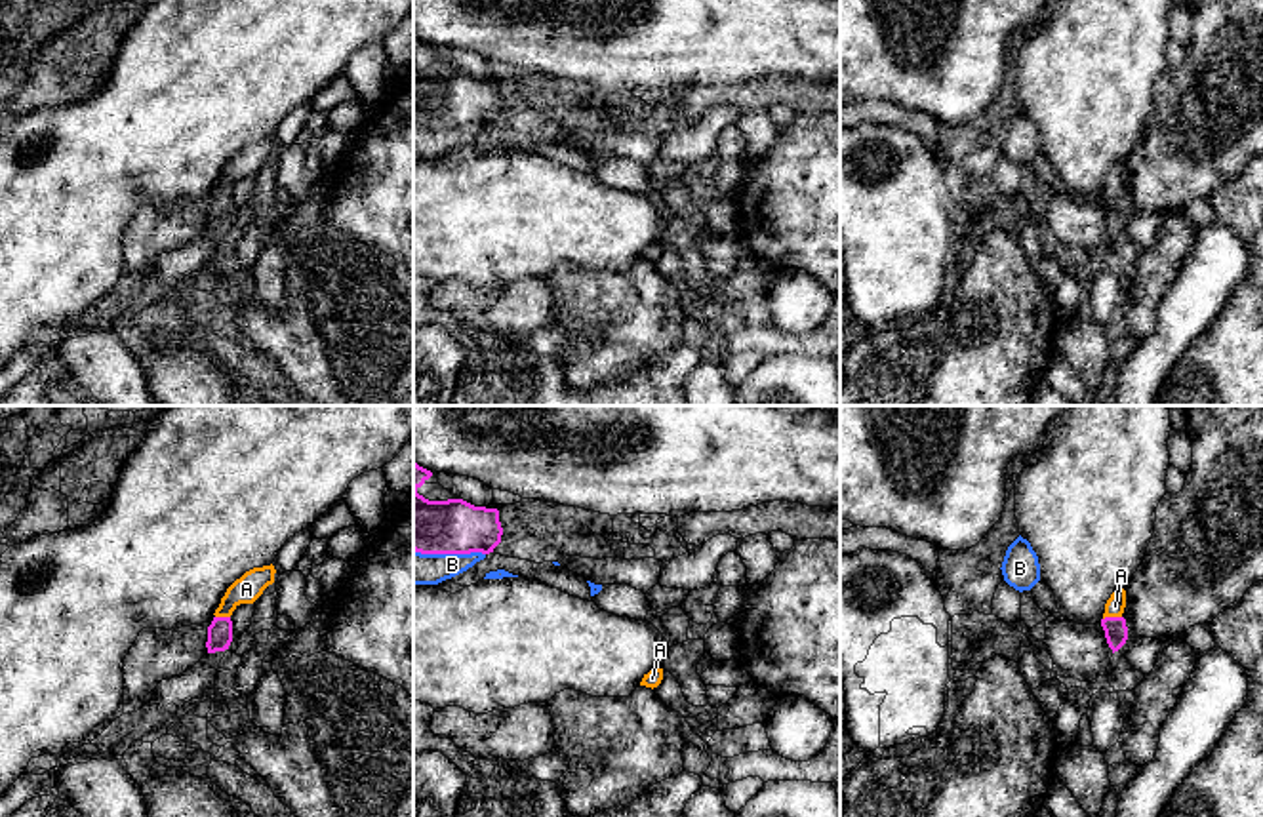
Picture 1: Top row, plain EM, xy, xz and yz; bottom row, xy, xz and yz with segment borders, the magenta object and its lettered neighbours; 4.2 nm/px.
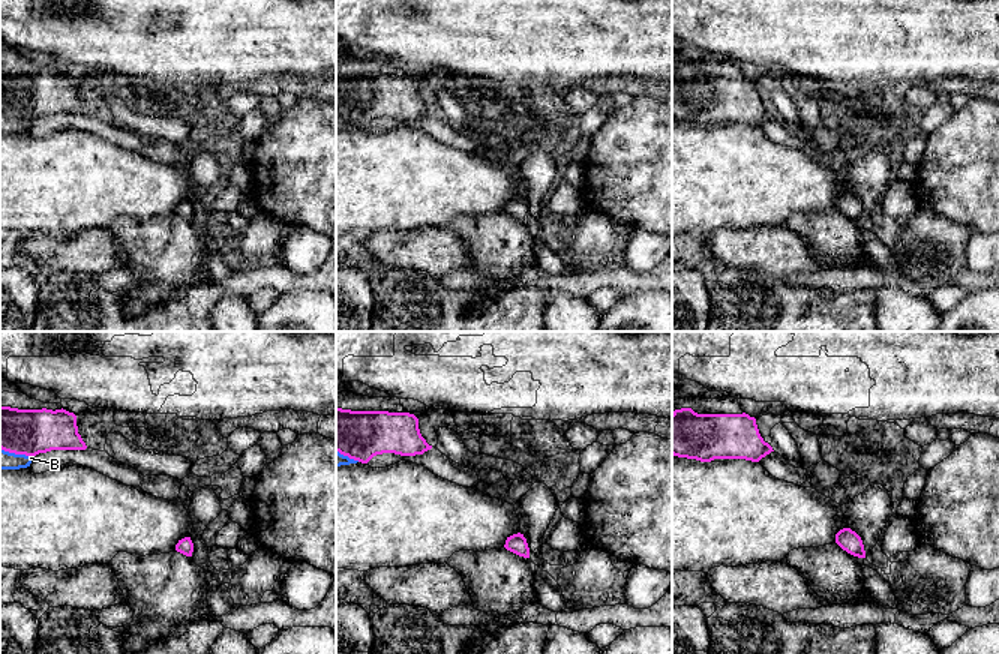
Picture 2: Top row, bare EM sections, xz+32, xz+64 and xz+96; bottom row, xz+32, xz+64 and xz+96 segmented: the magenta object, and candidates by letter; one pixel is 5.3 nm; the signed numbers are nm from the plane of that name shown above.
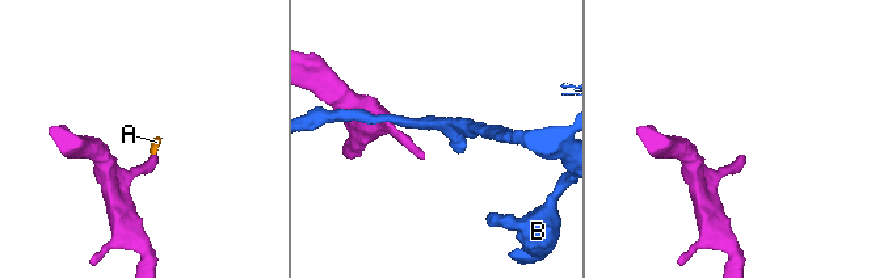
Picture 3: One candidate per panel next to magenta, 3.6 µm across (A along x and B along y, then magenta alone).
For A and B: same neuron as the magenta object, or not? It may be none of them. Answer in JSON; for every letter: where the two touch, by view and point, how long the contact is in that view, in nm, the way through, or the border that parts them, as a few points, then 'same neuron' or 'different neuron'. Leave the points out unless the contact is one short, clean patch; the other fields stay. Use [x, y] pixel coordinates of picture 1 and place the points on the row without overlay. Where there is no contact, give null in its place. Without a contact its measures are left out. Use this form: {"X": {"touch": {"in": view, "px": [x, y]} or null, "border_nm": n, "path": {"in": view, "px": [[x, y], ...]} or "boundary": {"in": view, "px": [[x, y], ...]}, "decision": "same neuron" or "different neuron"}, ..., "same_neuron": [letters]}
{"A": {"touch": {"in": "yz", "px": [1111, 191]}, "border_nm": 80, "decision": "same neuron"}, "B": {"touch": {"in": "xz", "px": [450, 126]}, "border_nm": 300, "boundary": {"in": "xz", "px": [[414, 122], [421, 126], [484, 128]]}, "decision": "different neuron"}, "same_neuron": ["A"]}

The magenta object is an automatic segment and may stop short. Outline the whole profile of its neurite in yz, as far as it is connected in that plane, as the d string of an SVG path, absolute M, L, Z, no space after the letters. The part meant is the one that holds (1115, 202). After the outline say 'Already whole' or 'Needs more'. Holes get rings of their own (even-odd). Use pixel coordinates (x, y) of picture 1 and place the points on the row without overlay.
M1118 162L1107 173L1105 187L1101 192L1101 200L1105 204L1105 211L1113 227L1118 225L1128 213L1128 200L1126 192L1122 190L1124 181L1126 181L1126 164Z. Needs more

